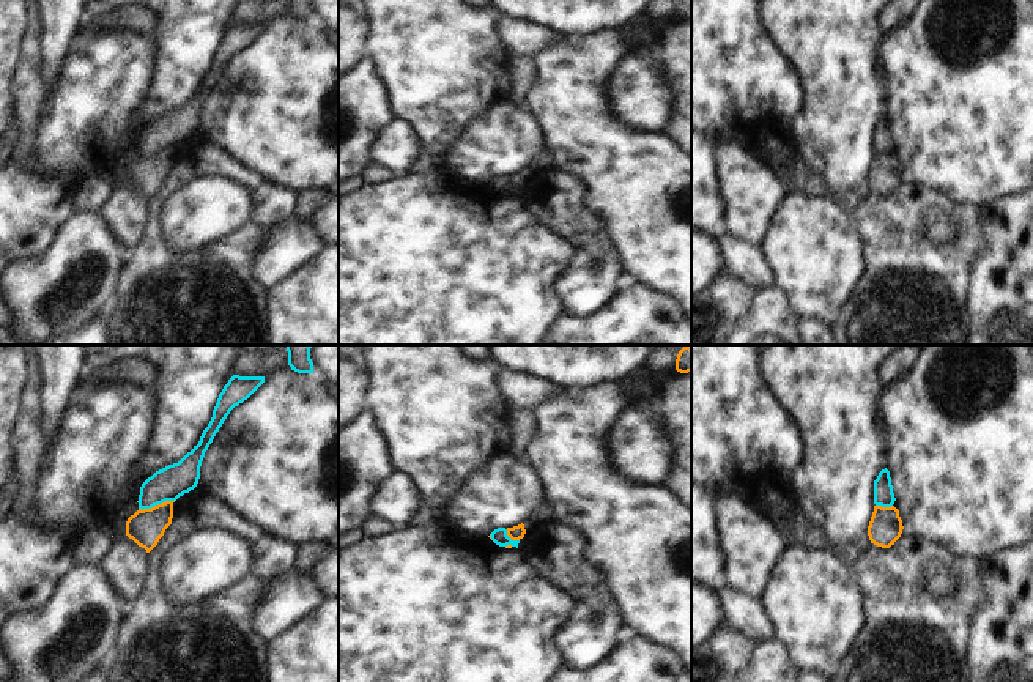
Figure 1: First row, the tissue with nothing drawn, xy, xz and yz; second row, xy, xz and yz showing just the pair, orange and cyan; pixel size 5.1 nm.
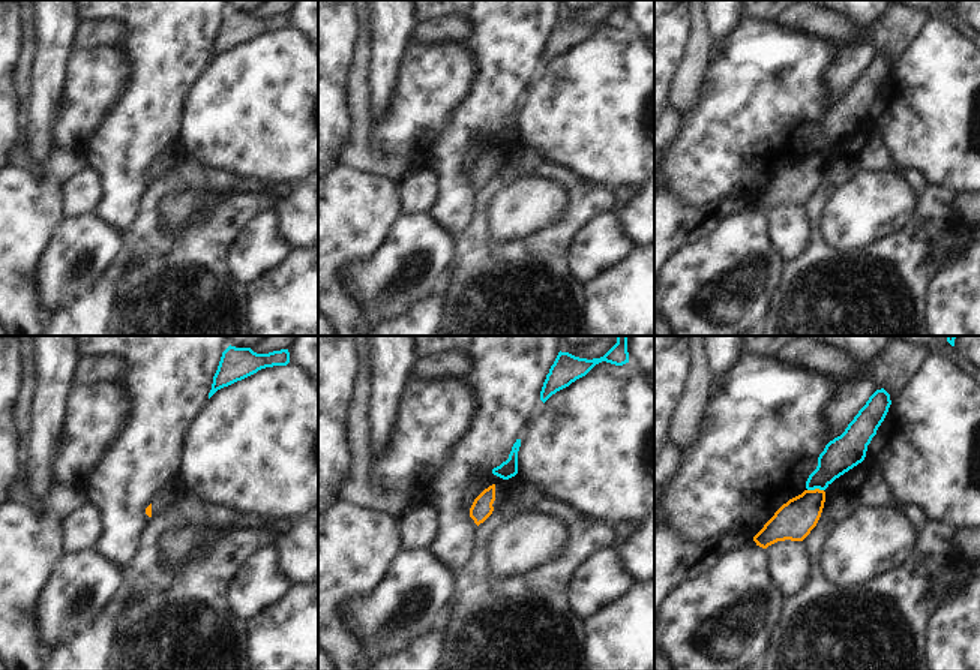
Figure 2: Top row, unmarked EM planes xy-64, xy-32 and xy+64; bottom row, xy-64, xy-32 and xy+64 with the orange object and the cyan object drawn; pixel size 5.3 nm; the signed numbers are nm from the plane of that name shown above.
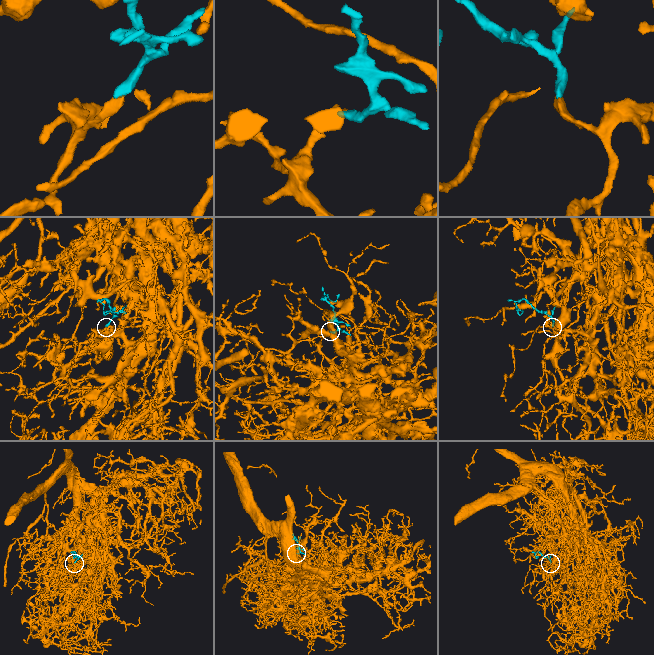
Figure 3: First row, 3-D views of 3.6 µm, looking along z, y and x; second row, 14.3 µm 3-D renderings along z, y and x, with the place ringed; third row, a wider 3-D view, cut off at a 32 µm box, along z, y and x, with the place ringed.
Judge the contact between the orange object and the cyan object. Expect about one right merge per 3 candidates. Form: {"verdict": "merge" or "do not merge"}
{"verdict": "do not merge"}

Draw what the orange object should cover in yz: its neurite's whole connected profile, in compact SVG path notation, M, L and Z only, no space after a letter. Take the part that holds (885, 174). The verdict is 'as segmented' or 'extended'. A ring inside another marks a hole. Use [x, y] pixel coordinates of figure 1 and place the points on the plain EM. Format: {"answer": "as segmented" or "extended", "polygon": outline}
{"answer": "as segmented", "polygon": "M874 153L874 159L868 173L871 191L882 195L890 195L901 184L902 176L902 167L894 153Z"}

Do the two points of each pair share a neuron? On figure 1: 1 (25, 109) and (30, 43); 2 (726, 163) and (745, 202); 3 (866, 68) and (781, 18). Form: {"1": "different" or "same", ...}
{"1": "same", "2": "same", "3": "same"}

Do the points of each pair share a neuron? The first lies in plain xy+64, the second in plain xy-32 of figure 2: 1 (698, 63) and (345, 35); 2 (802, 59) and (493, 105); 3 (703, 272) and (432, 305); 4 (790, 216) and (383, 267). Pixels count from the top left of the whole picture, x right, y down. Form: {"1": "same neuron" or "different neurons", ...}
{"1": "different neurons", "2": "different neurons", "3": "different neurons", "4": "different neurons"}

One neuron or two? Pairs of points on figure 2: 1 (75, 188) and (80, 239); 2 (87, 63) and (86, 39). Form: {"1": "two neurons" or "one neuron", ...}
{"1": "two neurons", "2": "two neurons"}

